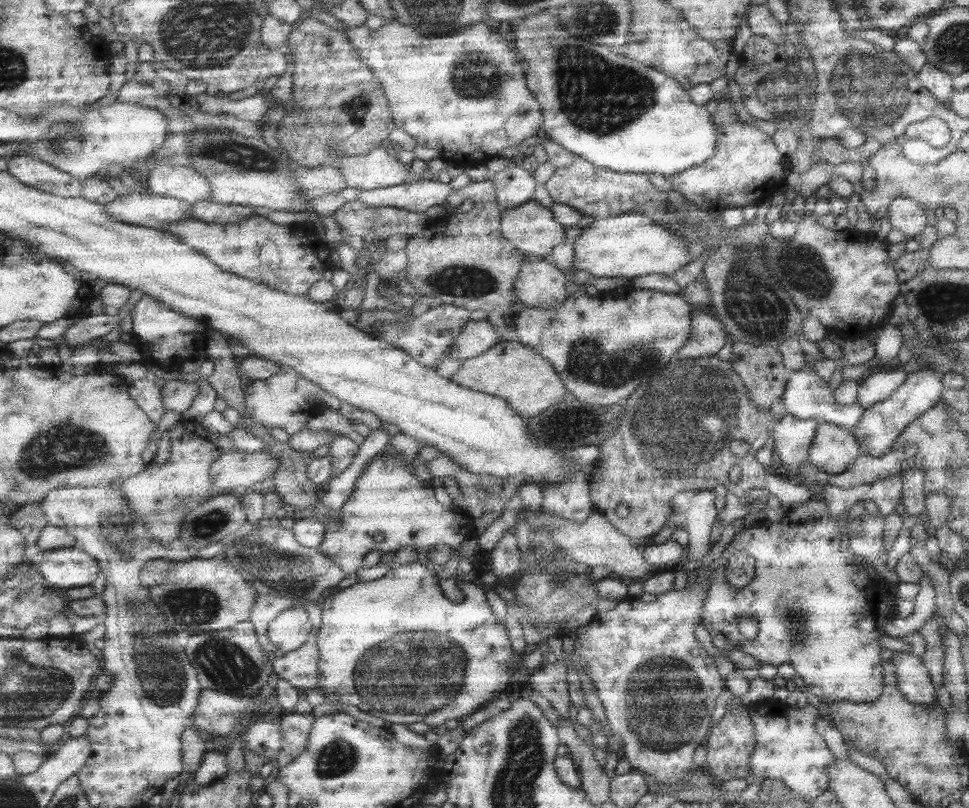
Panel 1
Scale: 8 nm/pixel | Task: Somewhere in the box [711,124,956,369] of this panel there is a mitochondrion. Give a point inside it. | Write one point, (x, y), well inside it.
(759, 310)

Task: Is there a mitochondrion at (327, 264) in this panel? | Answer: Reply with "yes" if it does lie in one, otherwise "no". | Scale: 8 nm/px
no

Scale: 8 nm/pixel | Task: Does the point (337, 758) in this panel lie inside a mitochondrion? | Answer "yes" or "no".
yes

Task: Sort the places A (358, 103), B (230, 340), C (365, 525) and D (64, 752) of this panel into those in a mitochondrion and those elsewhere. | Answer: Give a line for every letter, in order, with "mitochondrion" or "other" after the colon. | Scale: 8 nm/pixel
A: mitochondrion
B: other
C: other
D: other

